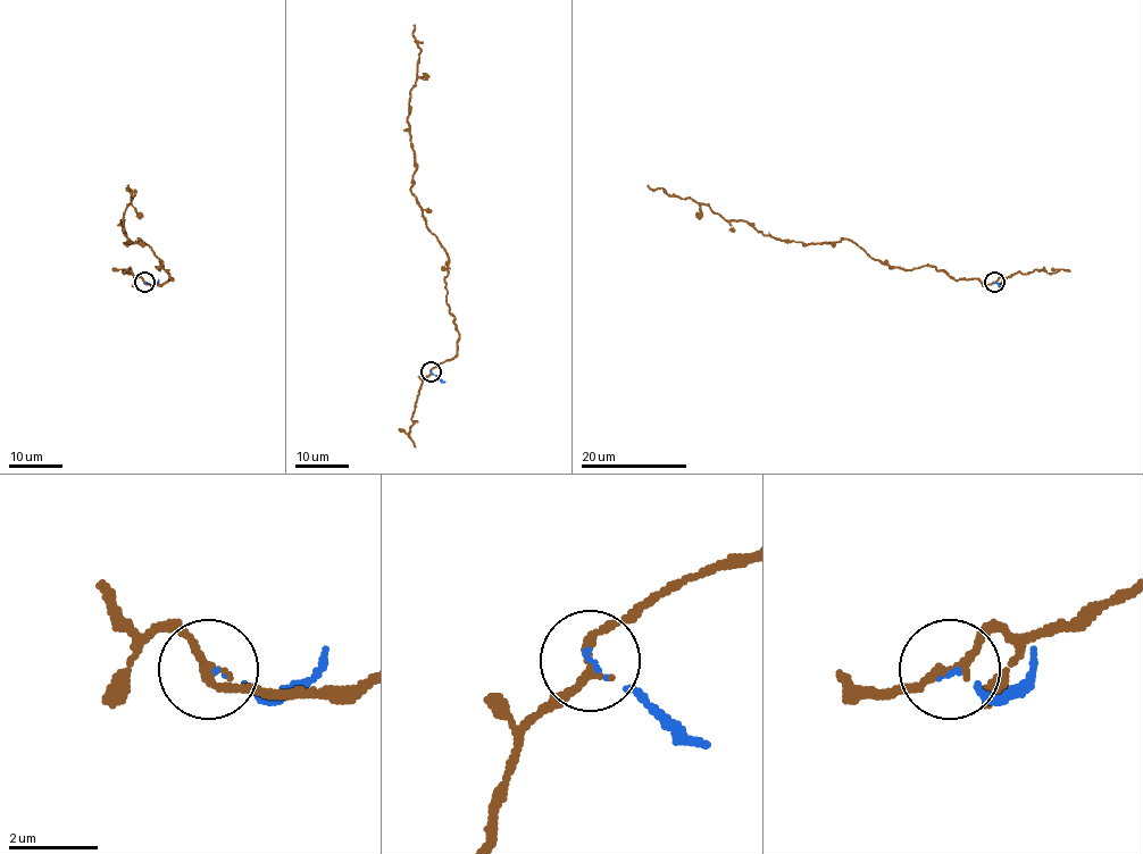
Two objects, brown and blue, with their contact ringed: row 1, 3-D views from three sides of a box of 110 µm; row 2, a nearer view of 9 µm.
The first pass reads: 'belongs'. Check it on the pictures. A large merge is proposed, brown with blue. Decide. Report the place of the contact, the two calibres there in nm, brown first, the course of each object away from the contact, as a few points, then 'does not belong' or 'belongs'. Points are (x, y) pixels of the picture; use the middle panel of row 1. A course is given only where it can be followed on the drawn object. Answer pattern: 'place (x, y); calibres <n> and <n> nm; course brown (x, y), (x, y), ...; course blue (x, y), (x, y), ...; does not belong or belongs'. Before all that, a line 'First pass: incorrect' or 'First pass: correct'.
First pass: correct
place (431, 371); calibres 190 and 70 nm; course brown (431, 371), (456, 354), (459, 332), (448, 308), (448, 258), (411, 191), (407, 120), (420, 48), (414, 25); course blue (431, 371), (444, 382); belongs

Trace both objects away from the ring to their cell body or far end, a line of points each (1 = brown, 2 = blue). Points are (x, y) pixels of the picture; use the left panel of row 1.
1: (144, 282), (173, 281), (140, 239), (125, 244), (128, 239), (121, 220), (134, 195), (127, 184)
2: (144, 283), (152, 285), (158, 279)

